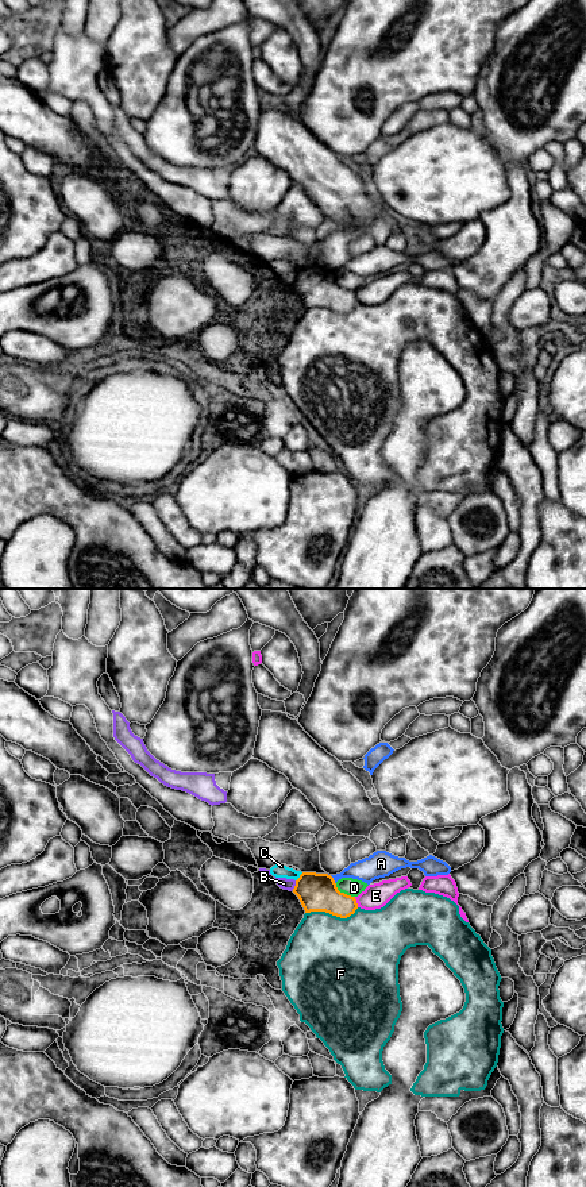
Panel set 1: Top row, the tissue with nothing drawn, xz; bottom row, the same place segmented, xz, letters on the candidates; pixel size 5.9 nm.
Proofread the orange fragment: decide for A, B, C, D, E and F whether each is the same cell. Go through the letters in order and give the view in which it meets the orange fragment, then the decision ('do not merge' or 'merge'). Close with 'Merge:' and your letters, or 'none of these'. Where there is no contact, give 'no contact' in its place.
A: xz | do not merge
B: xz | do not merge
C: xz | do not merge
D: xz | do not merge
E: xz | do not merge
F: xz | do not merge
Merge: none of these

